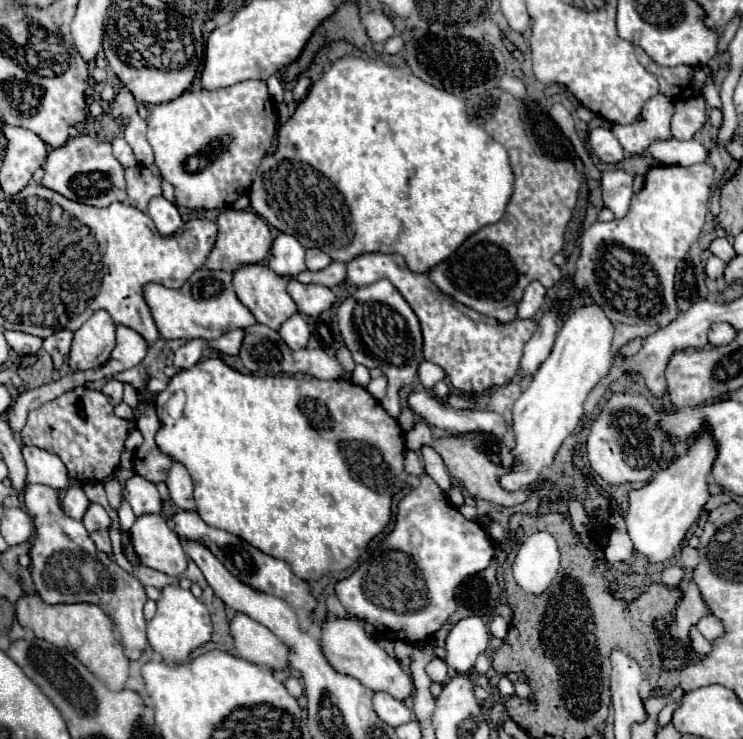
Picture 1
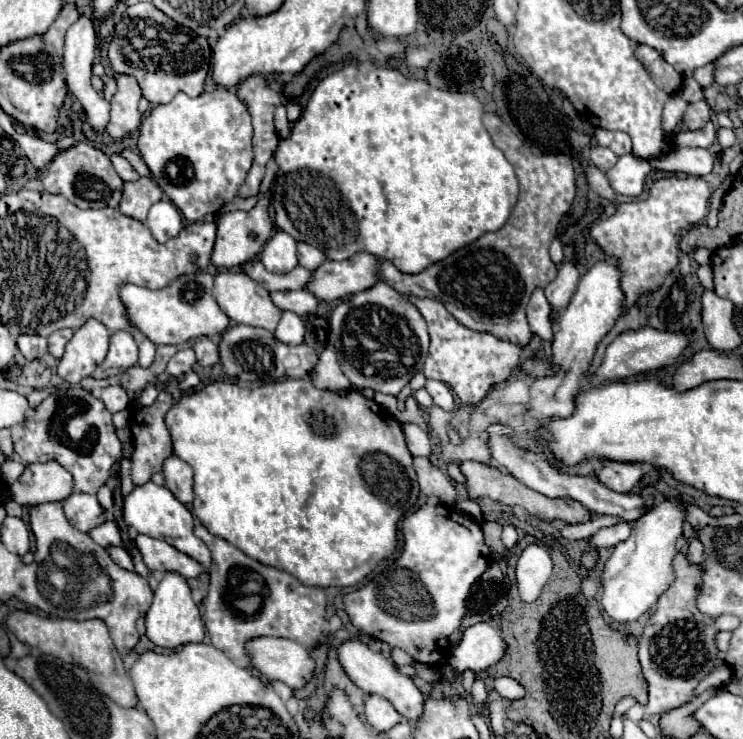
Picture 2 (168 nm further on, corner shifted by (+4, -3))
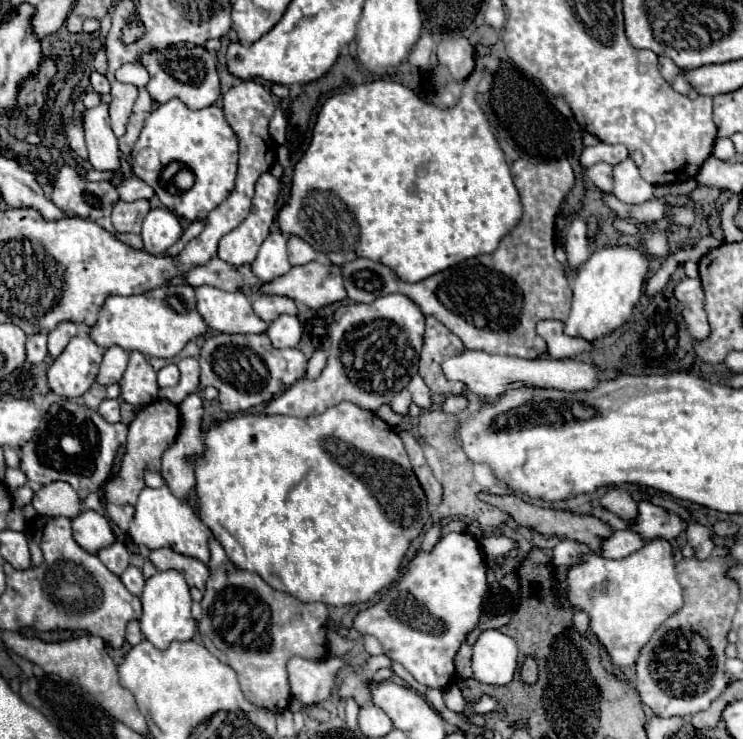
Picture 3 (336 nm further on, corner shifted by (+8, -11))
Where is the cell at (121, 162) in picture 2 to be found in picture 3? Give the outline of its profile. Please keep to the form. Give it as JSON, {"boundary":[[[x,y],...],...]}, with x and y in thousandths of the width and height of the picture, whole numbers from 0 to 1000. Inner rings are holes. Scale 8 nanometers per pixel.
{"boundary":[[[167,237],[164,248],[156,250],[156,256],[159,256],[159,264],[164,272],[183,272],[183,269],[205,269],[207,267],[205,253],[180,237]]]}

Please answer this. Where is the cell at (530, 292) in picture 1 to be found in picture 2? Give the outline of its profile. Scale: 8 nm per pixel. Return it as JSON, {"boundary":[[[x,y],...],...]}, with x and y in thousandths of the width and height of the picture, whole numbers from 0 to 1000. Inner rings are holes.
{"boundary":[[[721,391],[716,396],[708,426],[711,426],[711,437],[716,442],[716,451],[724,453],[727,459],[743,461],[743,456],[746,456],[746,429],[743,429],[743,415],[740,415],[738,405],[732,402],[729,391]]]}

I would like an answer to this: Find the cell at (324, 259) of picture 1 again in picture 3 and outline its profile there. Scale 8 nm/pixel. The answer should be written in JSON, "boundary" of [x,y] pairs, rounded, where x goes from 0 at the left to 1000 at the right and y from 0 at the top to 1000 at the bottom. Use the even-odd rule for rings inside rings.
{"boundary":[[[393,318],[388,323],[388,350],[390,350],[390,359],[396,359],[396,361],[409,359],[409,356],[417,356],[425,350],[425,340],[412,326]]]}

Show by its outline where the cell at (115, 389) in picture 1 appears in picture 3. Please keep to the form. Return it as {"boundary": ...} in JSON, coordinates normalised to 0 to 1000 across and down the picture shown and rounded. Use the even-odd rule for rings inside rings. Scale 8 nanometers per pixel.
{"boundary":[[[140,540],[132,551],[132,559],[148,570],[148,572],[156,572],[162,570],[162,543],[159,540]]]}

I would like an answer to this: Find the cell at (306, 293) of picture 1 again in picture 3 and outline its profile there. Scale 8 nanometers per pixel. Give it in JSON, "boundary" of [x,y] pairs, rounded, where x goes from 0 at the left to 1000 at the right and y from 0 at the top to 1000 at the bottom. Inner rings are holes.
{"boundary":[[[350,399],[339,407],[339,418],[355,434],[369,434],[377,426],[401,426],[401,415],[393,405],[377,399]]]}

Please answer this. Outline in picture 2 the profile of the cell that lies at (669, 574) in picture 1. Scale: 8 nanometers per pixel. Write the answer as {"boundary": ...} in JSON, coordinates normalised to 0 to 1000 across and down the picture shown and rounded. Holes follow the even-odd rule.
{"boundary":[[[913,748],[907,756],[907,773],[910,786],[888,808],[883,827],[869,840],[867,854],[859,865],[859,892],[864,900],[864,913],[872,924],[872,970],[891,968],[929,951],[934,946],[934,932],[939,924],[969,900],[969,881],[964,876],[966,851],[961,848],[961,838],[942,829],[937,821],[948,770],[929,762],[921,748]]]}

